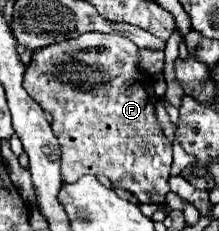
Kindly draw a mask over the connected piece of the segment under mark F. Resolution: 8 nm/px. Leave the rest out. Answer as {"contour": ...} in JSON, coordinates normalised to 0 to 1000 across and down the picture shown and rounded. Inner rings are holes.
{"contour":[[[406,139],[333,173],[205,199],[151,225],[114,294],[105,372],[123,407],[242,502],[233,554],[279,632],[279,762],[297,788],[333,788],[379,753],[470,753],[525,814],[598,823],[644,883],[717,883],[772,926],[753,840],[772,831],[781,615],[717,519],[708,450],[726,424],[708,416],[699,346],[635,294],[635,208],[616,182],[534,147]]]}

